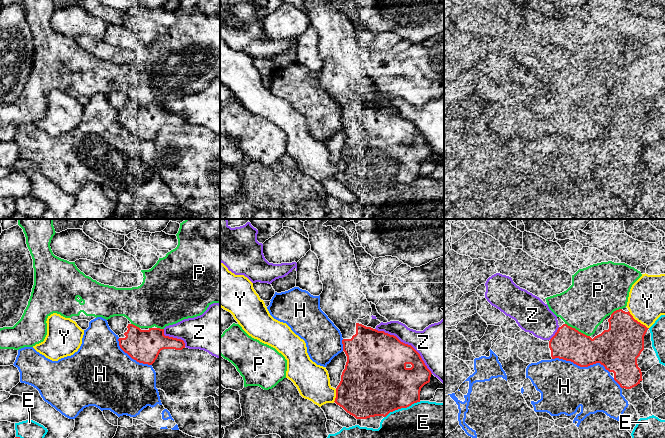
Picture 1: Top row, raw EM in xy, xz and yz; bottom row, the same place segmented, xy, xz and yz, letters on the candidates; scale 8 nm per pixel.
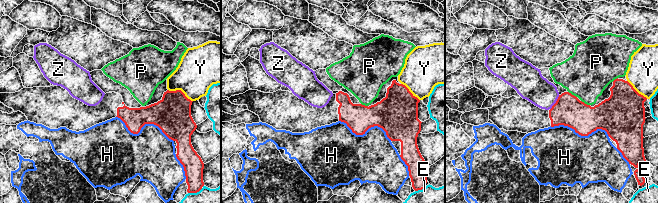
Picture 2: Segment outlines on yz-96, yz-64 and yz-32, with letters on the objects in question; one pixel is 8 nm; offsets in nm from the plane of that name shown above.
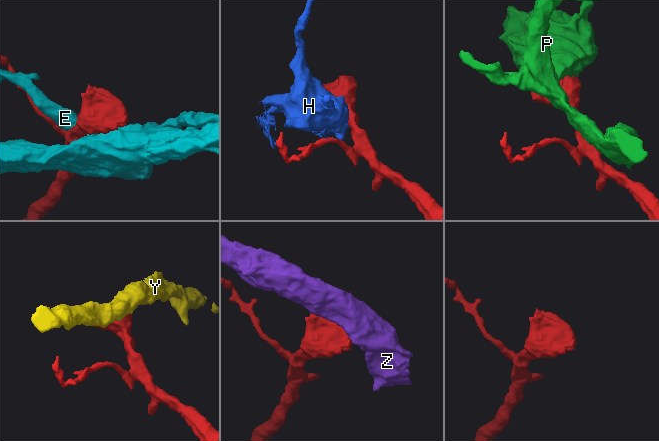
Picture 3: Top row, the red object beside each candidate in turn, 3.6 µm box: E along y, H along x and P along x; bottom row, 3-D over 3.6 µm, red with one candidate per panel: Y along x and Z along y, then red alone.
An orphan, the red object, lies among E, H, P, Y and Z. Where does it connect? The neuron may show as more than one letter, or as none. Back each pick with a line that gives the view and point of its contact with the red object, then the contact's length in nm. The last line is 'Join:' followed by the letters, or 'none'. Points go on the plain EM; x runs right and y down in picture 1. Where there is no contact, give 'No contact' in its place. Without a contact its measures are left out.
Join: none

